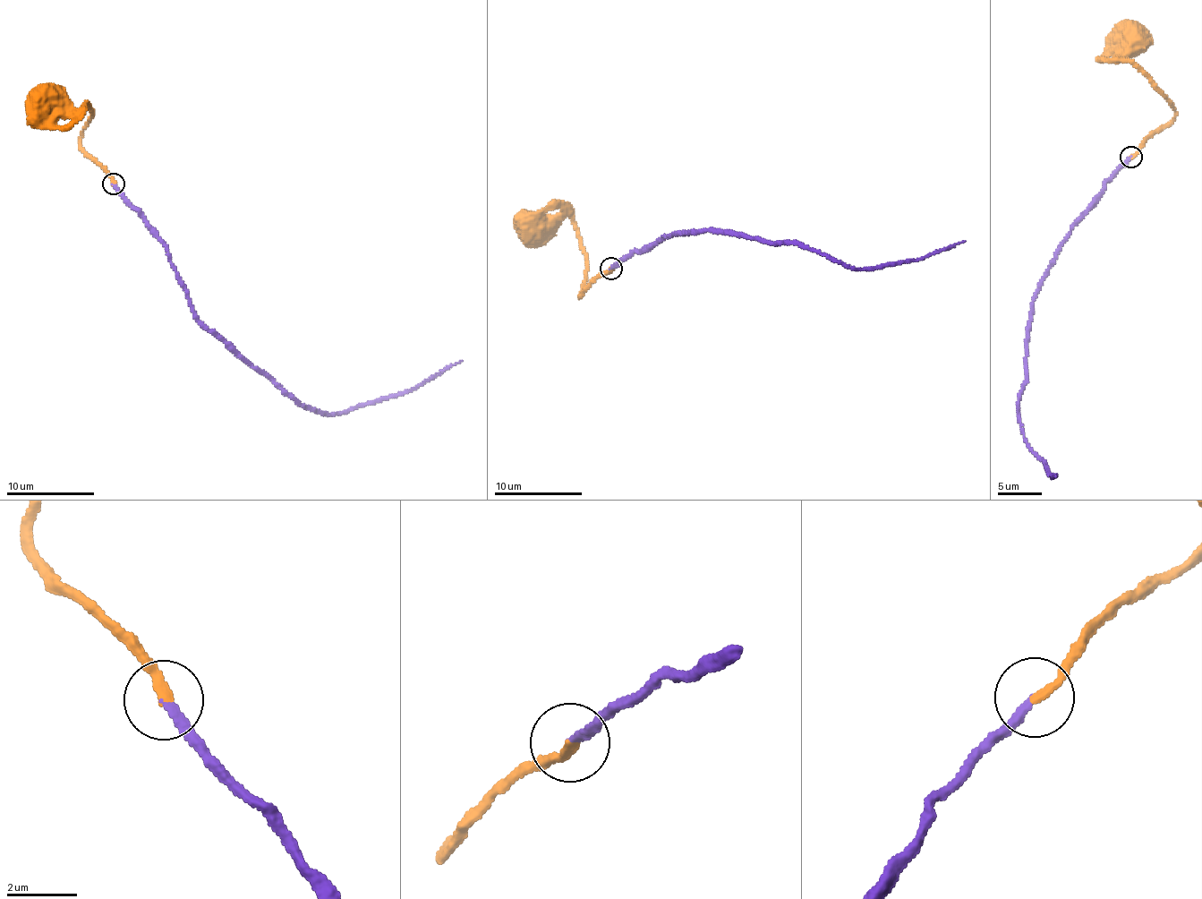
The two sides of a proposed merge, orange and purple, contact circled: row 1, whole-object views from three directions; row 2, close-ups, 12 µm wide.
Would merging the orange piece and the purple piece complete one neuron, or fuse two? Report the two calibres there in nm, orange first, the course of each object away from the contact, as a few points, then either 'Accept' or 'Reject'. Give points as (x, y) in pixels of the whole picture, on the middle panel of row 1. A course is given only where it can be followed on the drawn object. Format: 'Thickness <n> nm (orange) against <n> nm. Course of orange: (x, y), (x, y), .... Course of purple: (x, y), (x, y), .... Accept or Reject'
Thickness 260 nm (orange) against 240 nm. Course of orange: (611, 269), (597, 278), (581, 295), (585, 265), (581, 238), (571, 218), (563, 214), (534, 232). Course of purple: (609, 269), (626, 256), (661, 239), (715, 228), (774, 244), (791, 243), (860, 269), (917, 261), (965, 241). Accept

